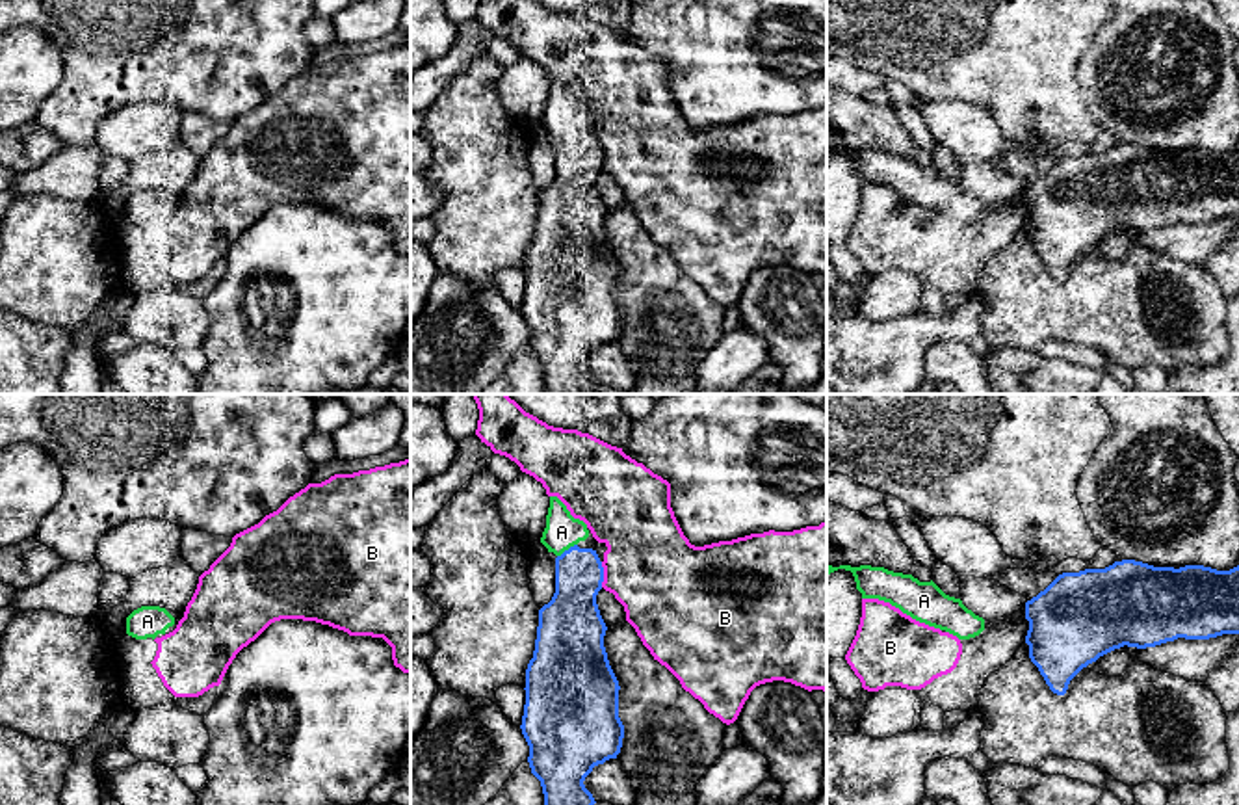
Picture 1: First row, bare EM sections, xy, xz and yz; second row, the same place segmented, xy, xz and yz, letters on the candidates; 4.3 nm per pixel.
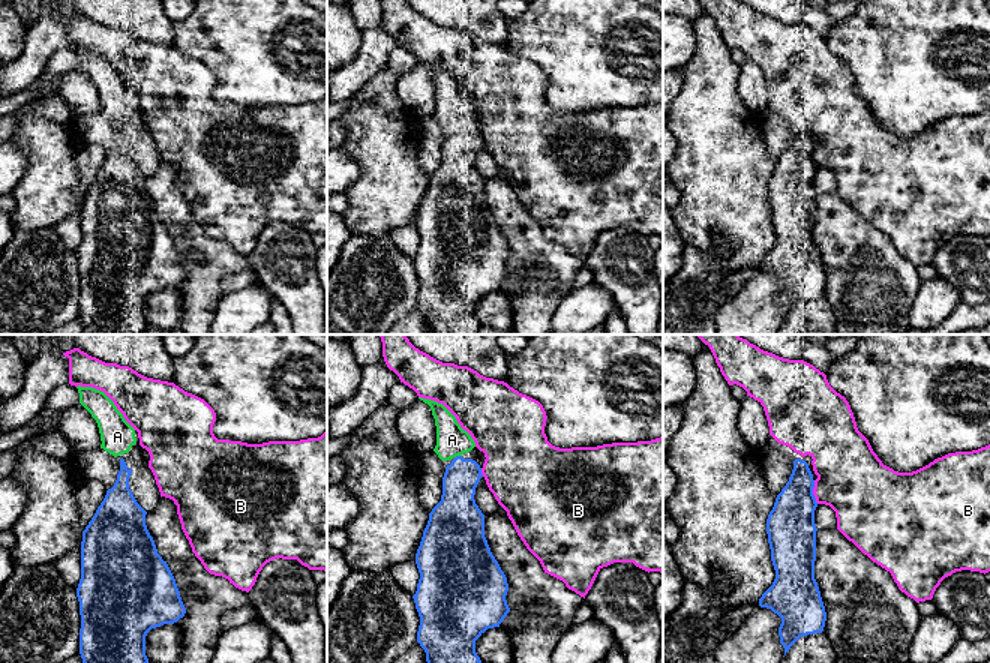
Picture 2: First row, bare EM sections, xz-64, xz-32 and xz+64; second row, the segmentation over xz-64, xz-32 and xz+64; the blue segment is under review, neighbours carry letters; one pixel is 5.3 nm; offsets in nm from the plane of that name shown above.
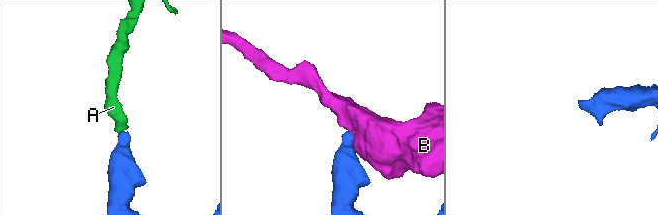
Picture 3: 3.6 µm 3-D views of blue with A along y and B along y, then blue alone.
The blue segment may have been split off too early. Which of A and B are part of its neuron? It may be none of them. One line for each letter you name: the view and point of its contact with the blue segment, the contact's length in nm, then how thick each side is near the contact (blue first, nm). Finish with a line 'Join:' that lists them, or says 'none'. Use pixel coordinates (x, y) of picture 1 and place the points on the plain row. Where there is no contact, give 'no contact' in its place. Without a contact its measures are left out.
A: xz (569, 132) | 110 nm | 200/150 nm
Join: A

